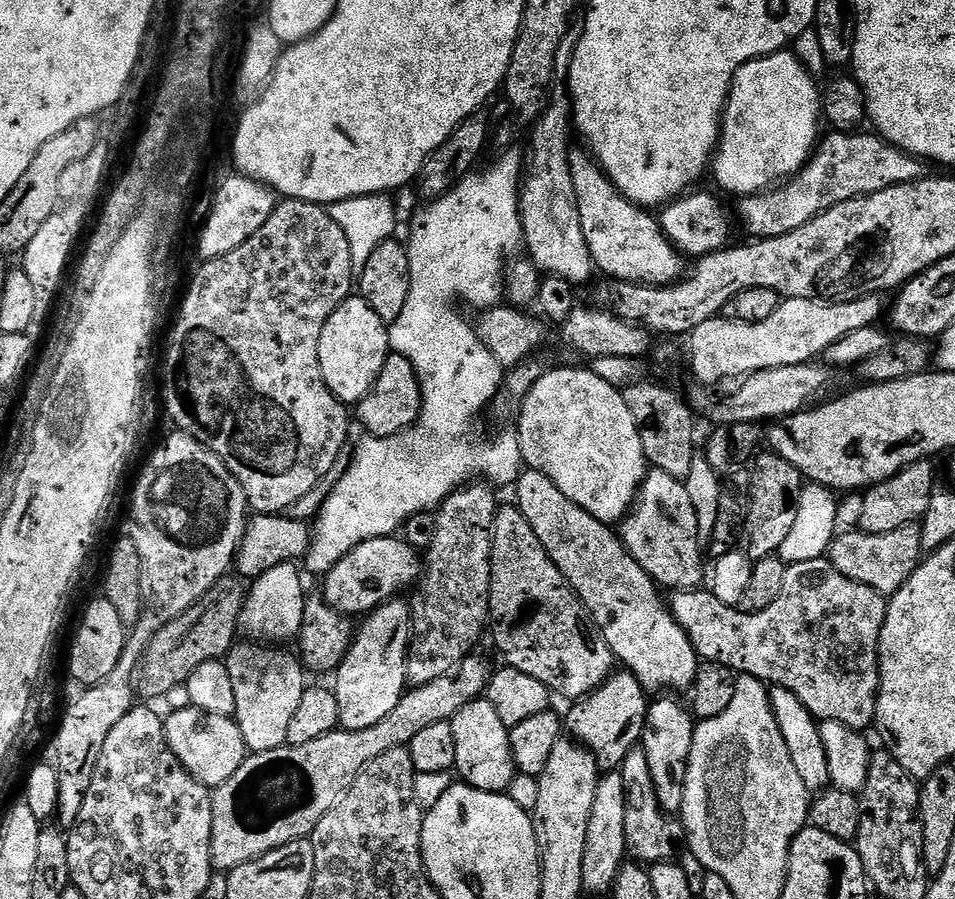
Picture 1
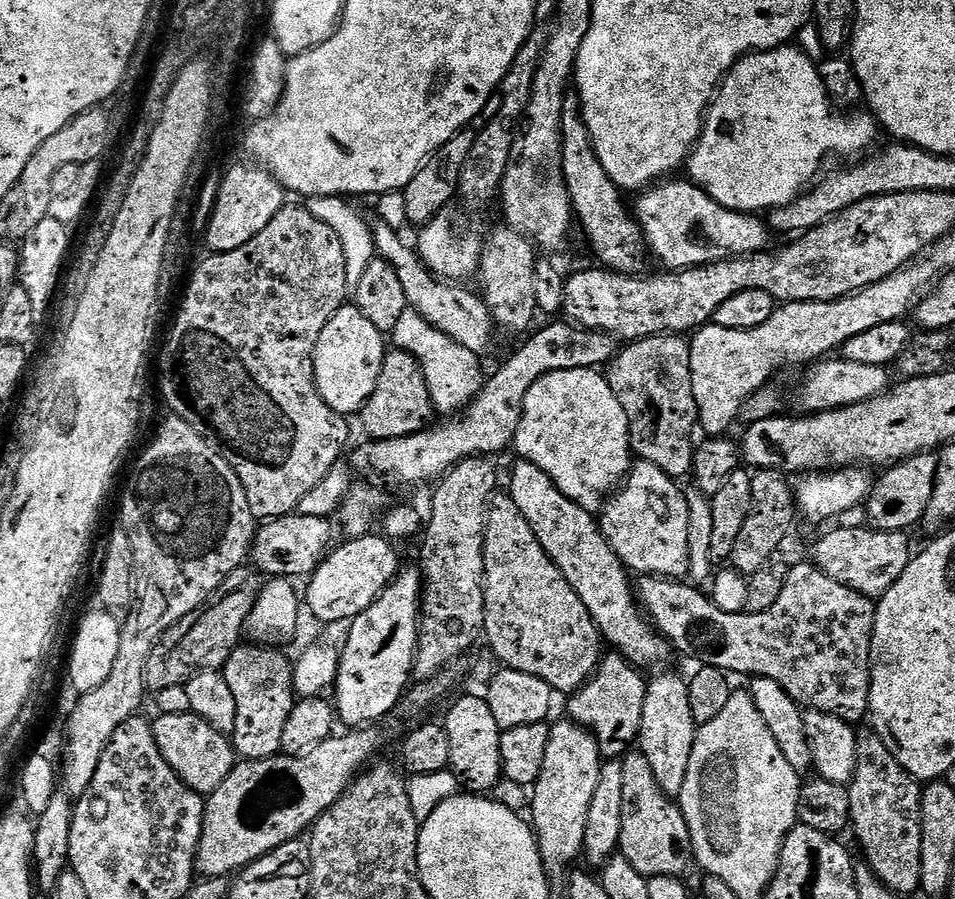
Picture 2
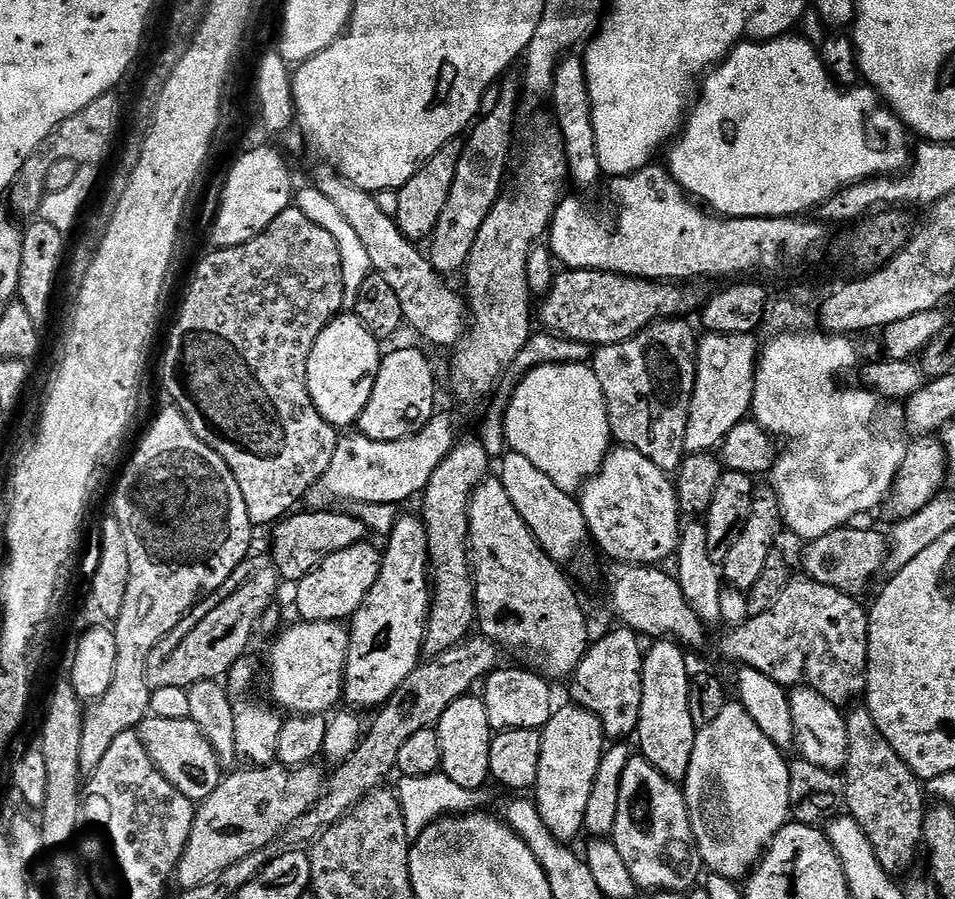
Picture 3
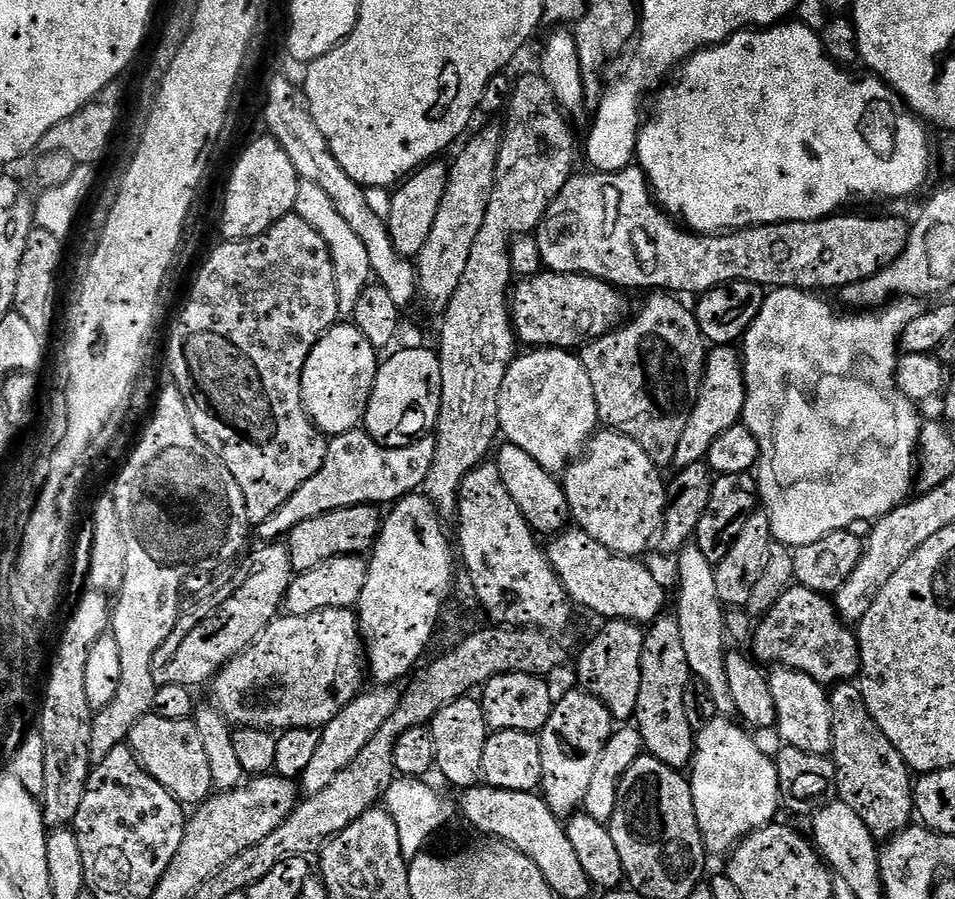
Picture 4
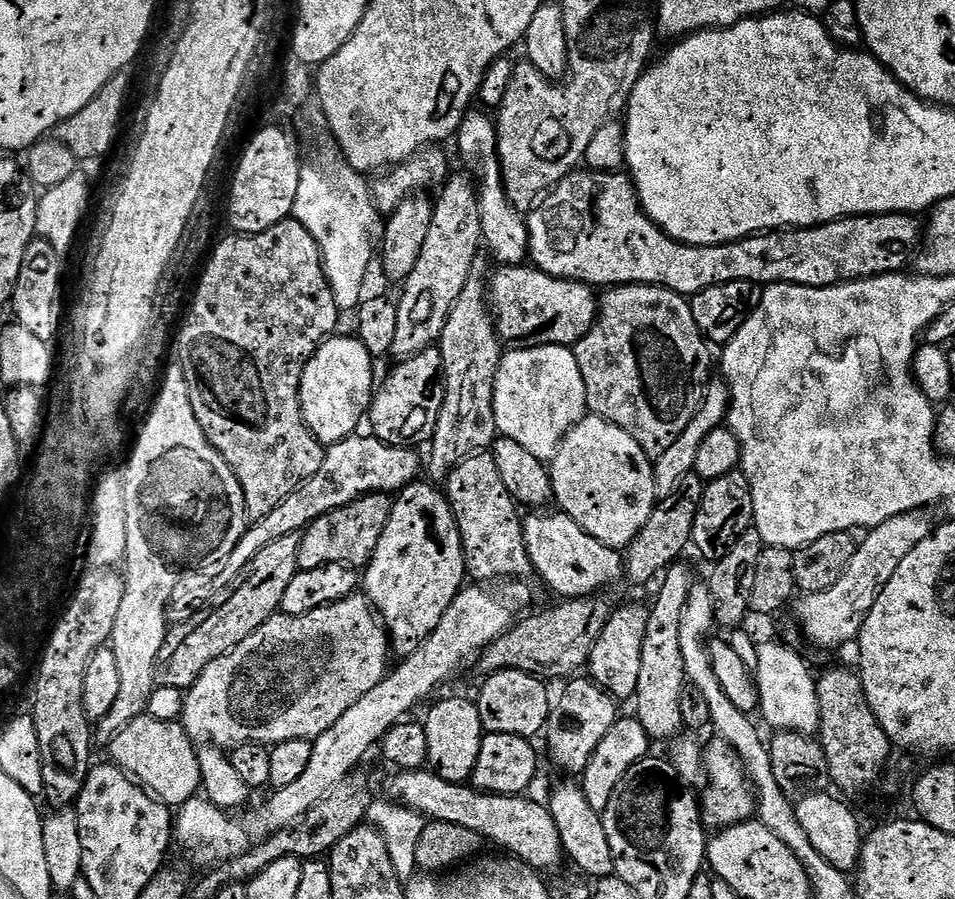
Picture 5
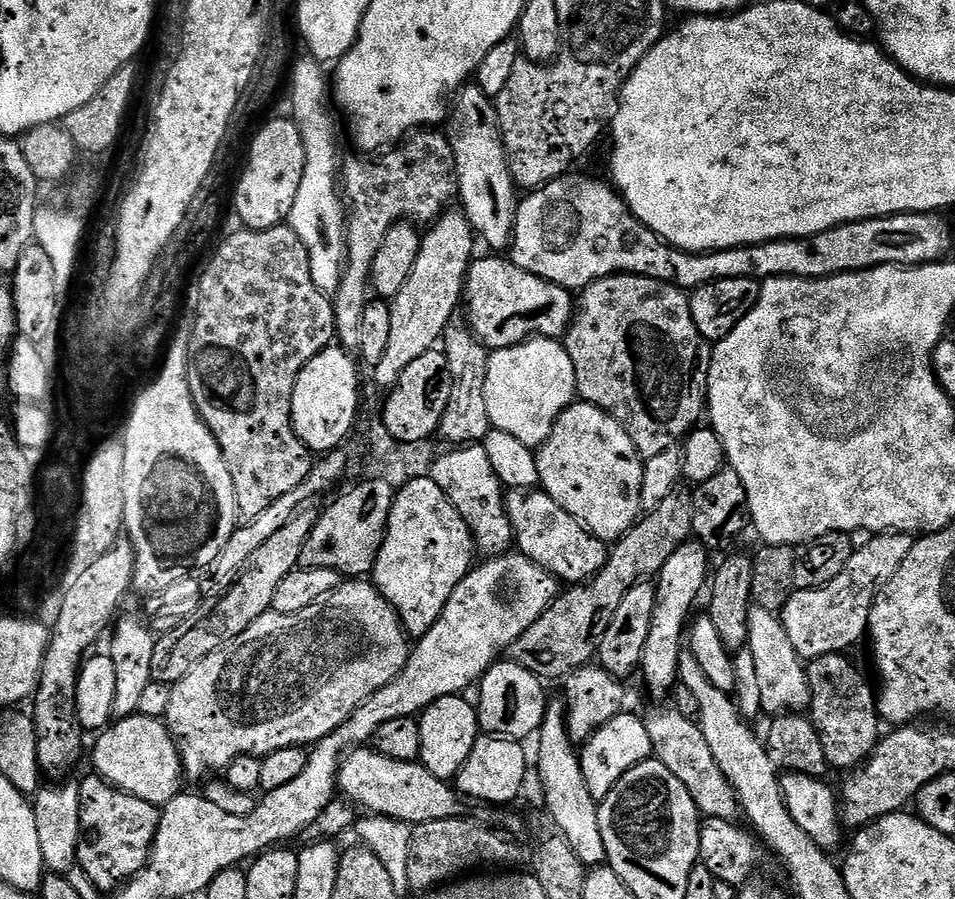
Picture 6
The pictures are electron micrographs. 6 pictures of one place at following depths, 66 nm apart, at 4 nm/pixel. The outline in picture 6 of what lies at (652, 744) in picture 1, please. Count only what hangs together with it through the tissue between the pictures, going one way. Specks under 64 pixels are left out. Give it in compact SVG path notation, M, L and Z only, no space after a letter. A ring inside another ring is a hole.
M693 538L687 544L678 546L678 550L674 550L673 557L666 562L666 566L662 566L659 576L655 577L654 618L650 618L650 638L646 638L646 650L642 654L640 668L642 676L644 672L644 684L648 687L649 694L656 700L667 701L670 693L677 687L682 651L680 640L682 644L696 599L699 596L701 599L705 595L706 585L710 580L708 559L710 559L708 549Z

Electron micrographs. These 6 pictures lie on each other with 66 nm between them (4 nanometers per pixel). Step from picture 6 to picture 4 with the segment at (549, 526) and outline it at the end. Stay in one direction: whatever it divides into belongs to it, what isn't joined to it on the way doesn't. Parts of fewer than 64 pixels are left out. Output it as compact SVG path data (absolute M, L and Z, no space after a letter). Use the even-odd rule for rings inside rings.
M572 526L551 537L546 551L562 586L573 605L589 608L605 621L628 620L647 626L665 611L664 588L640 558L623 556L590 538L580 527Z

